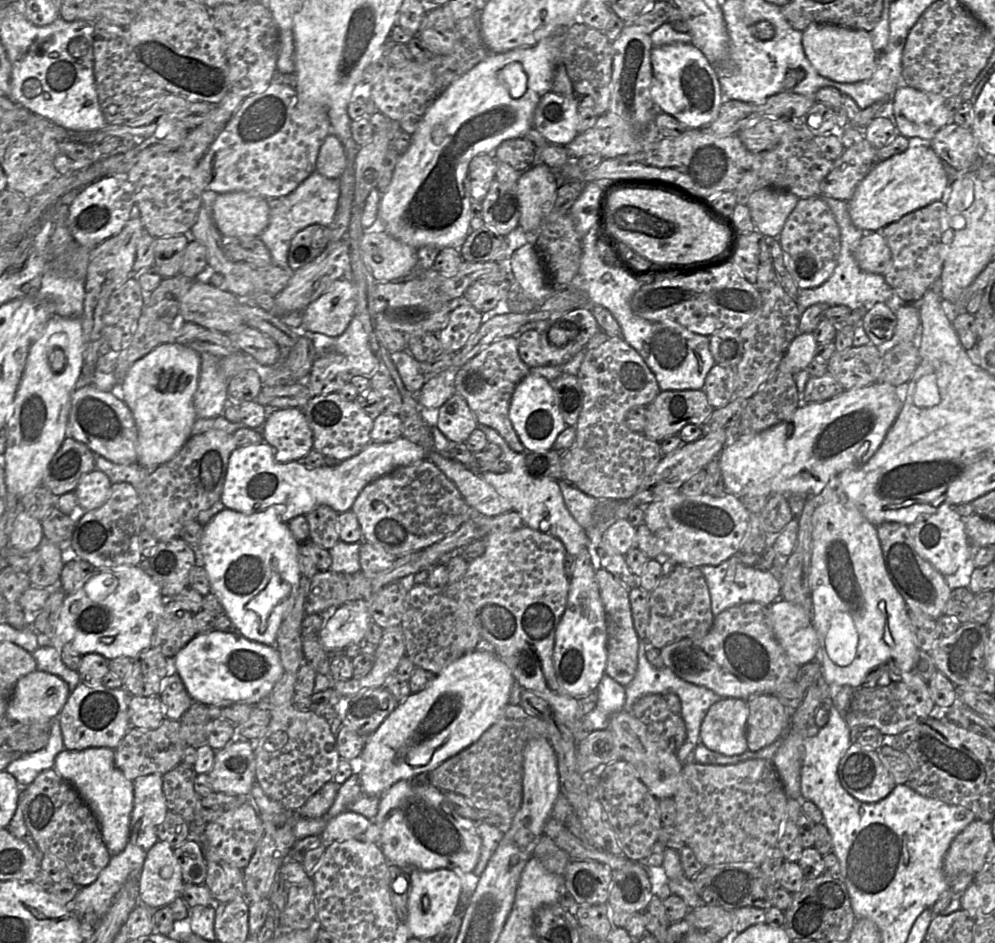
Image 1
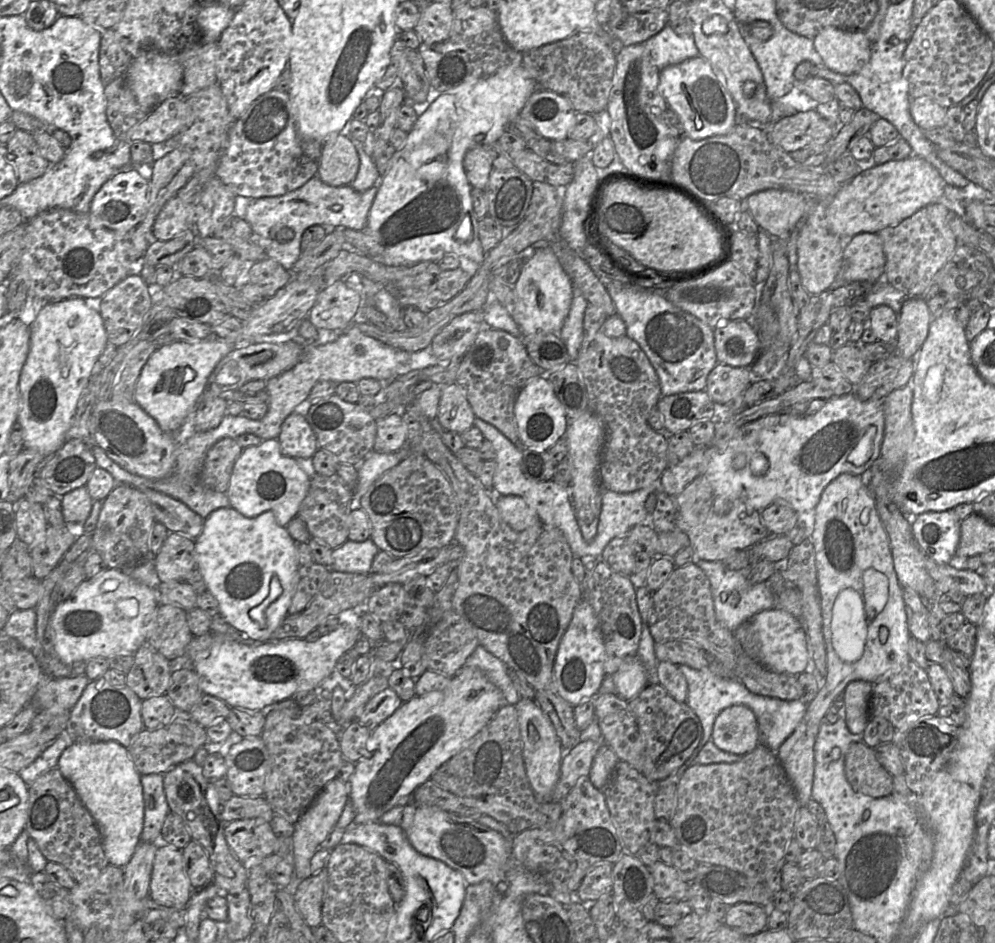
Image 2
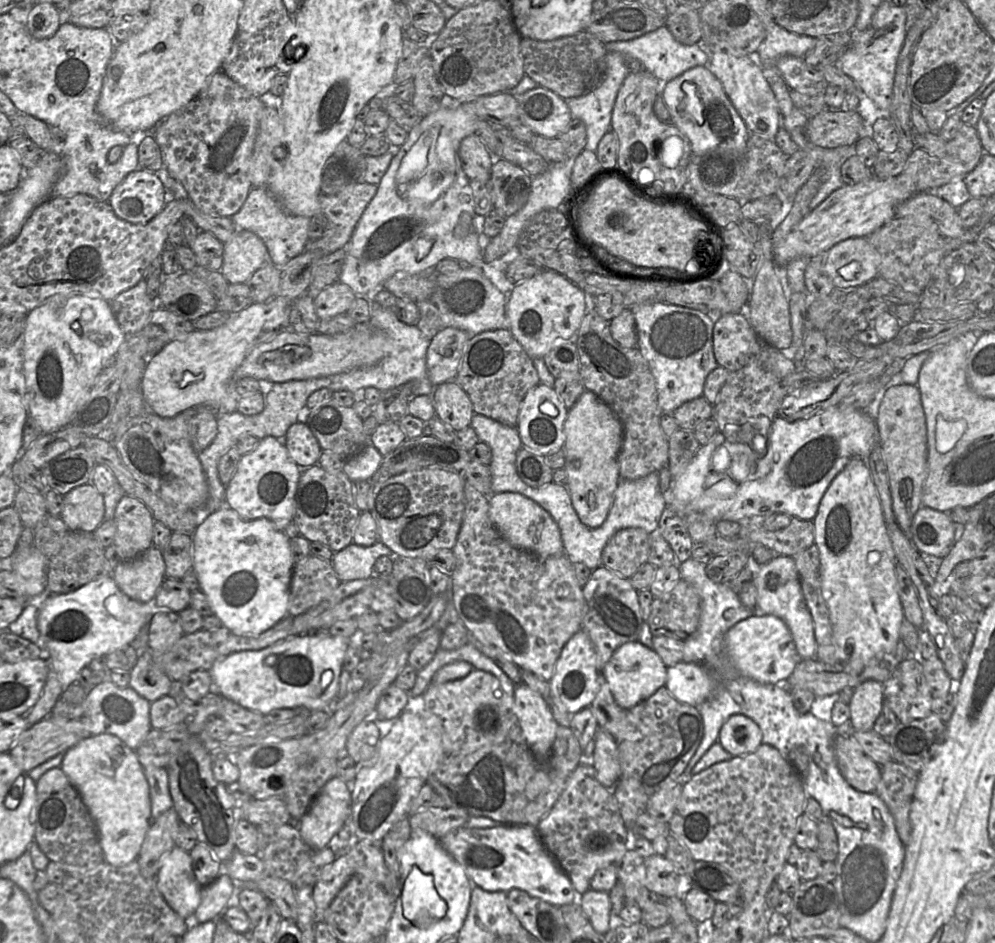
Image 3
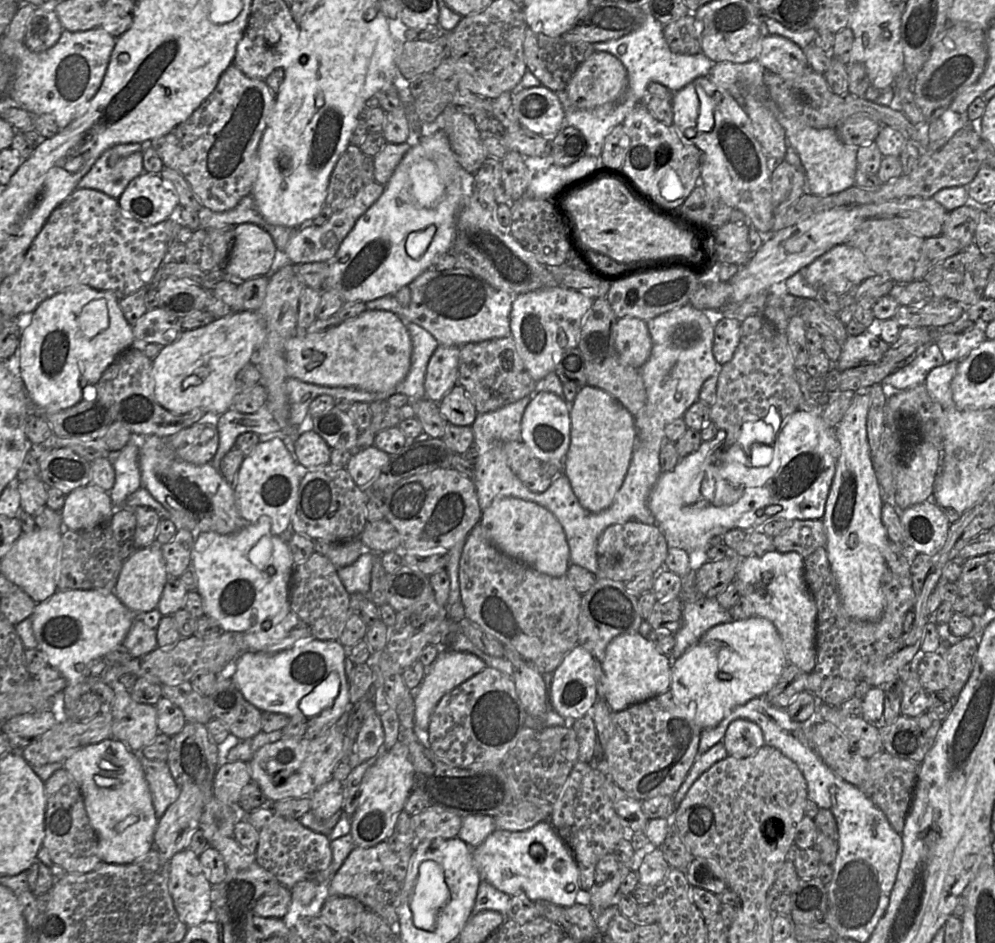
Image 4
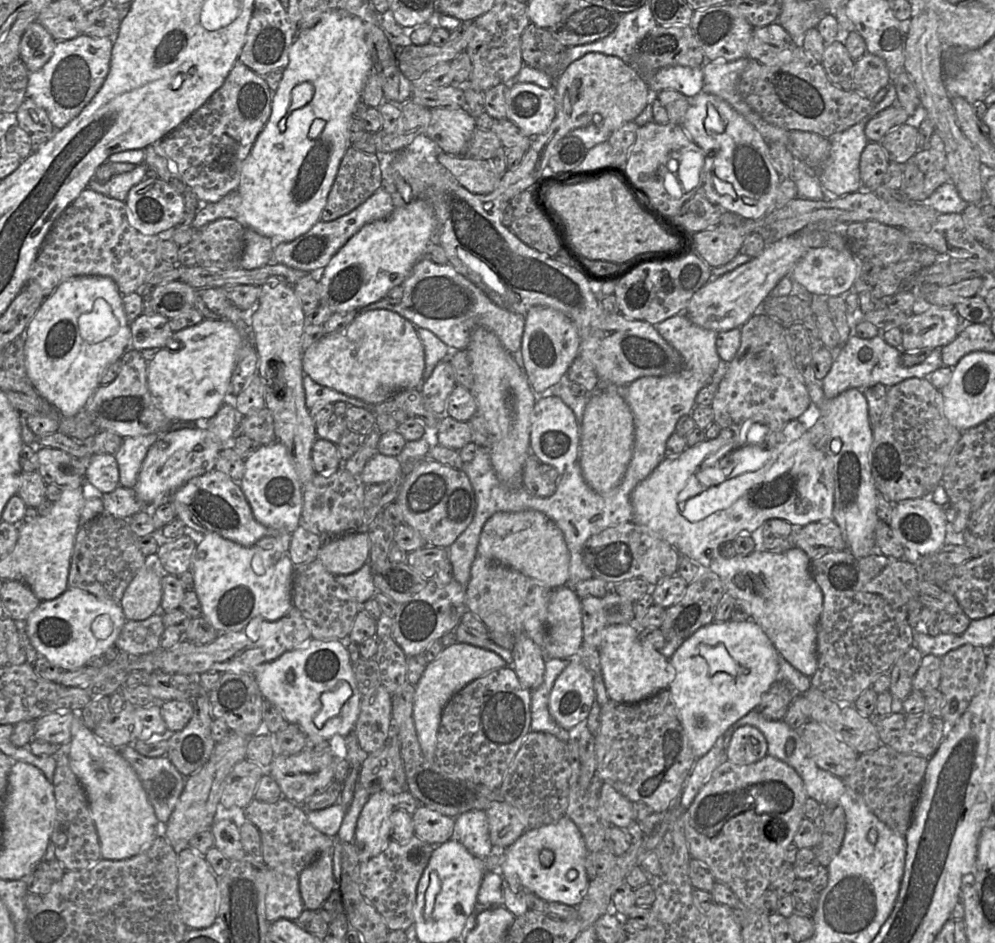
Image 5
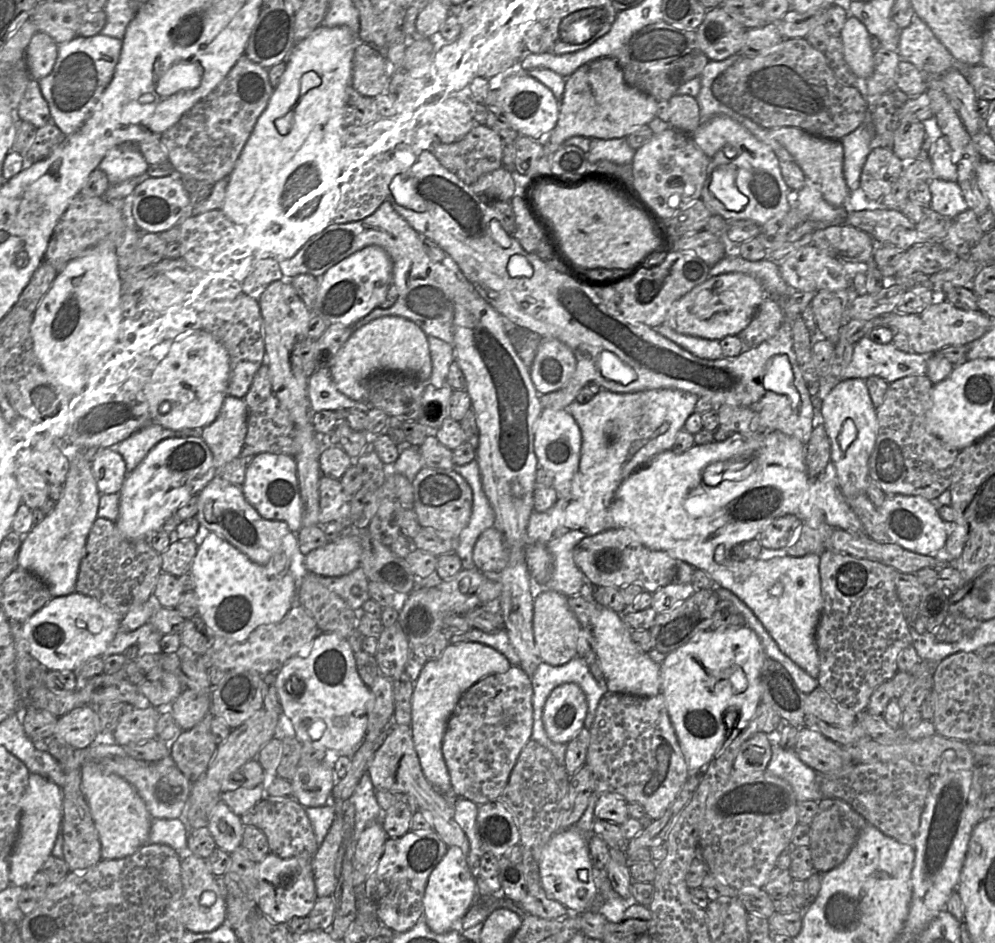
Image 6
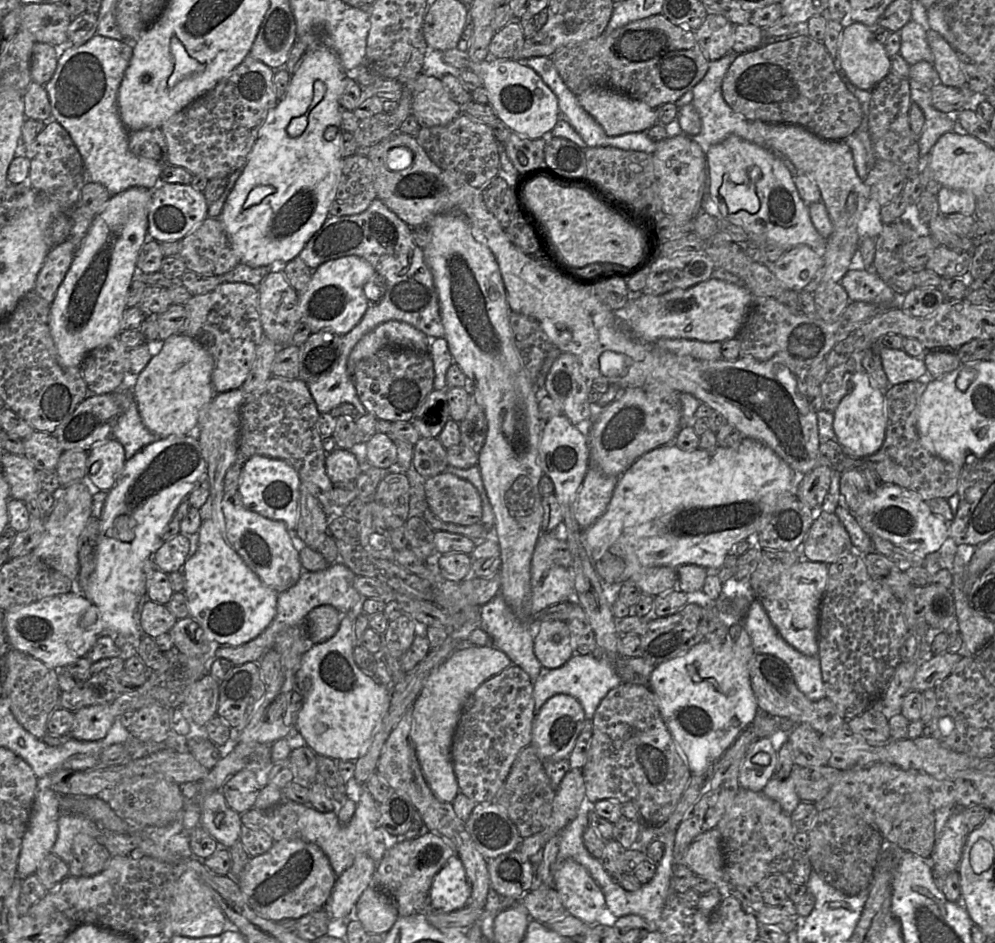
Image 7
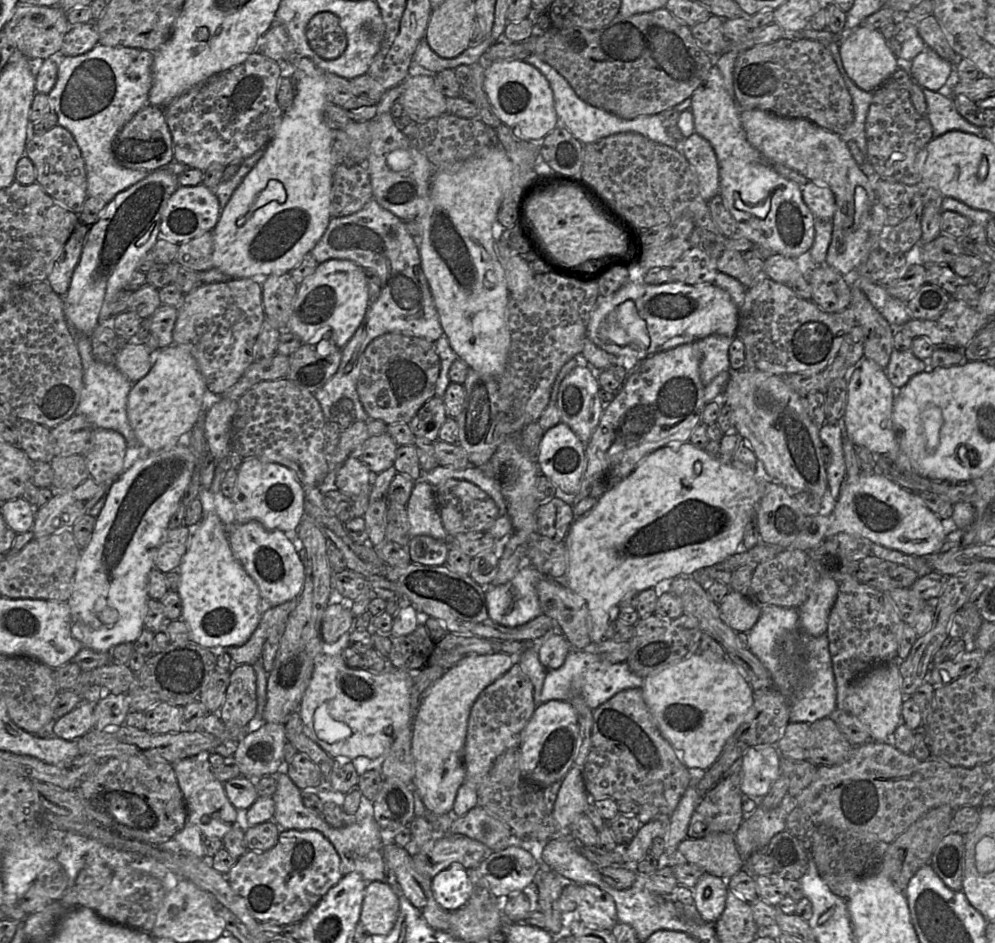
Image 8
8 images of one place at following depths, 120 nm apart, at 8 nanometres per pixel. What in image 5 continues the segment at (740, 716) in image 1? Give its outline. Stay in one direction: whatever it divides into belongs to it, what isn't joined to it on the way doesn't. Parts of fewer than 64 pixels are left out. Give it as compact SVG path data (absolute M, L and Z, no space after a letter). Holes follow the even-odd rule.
M743 725L733 731L726 758L738 765L749 765L767 754L768 743L764 734L755 726Z

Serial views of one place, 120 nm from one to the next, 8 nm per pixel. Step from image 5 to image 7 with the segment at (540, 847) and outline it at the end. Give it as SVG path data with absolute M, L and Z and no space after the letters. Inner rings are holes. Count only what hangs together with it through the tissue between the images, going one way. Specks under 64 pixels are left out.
M557 856L557 869L554 874L554 889L558 892L561 902L566 908L568 914L577 917L588 925L596 924L598 916L606 907L605 896L598 884L593 880L588 870L573 859L566 859L558 863Z

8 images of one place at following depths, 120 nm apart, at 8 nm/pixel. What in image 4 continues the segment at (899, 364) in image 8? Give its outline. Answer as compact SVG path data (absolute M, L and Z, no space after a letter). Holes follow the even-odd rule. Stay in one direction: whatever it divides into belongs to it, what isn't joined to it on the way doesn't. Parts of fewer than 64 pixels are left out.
M865 331L860 335L848 335L842 344L841 355L833 367L840 372L864 364L878 363L890 345L880 336ZM931 342L909 365L885 377L881 384L893 386L896 391L924 384L929 372L945 362L936 342Z

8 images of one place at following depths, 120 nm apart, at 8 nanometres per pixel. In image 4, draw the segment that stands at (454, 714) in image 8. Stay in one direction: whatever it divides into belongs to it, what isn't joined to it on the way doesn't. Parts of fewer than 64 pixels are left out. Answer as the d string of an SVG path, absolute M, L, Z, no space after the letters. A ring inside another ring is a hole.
M440 651L436 660L426 667L425 676L419 687L411 689L416 690L415 692L411 691L415 704L414 722L416 726L423 731L428 731L431 715L442 697L486 667L483 660L471 653Z

